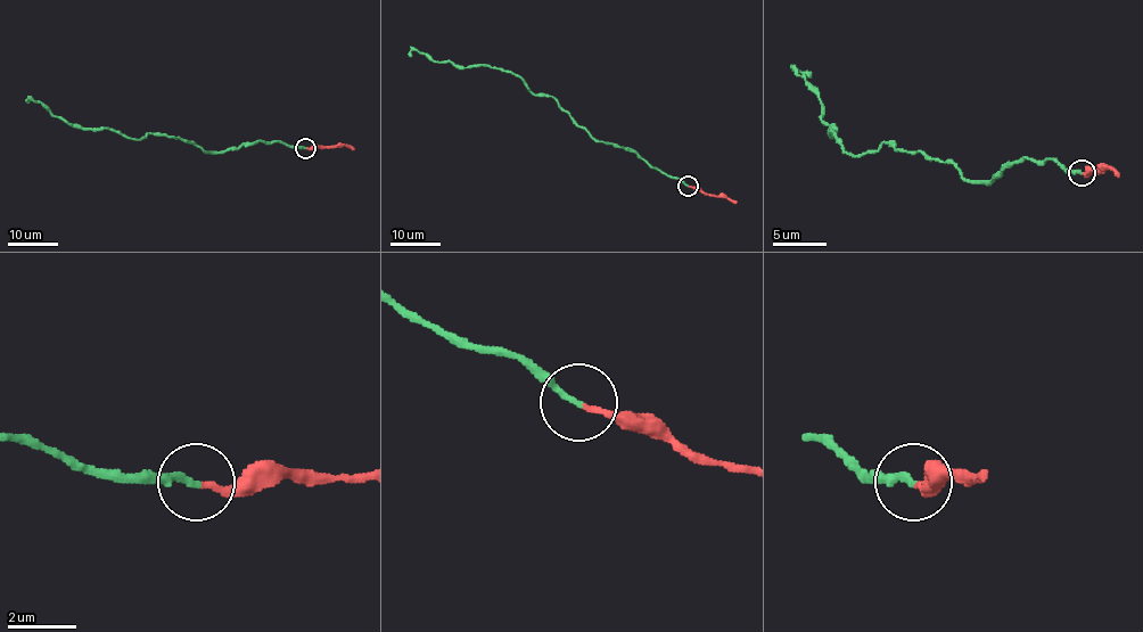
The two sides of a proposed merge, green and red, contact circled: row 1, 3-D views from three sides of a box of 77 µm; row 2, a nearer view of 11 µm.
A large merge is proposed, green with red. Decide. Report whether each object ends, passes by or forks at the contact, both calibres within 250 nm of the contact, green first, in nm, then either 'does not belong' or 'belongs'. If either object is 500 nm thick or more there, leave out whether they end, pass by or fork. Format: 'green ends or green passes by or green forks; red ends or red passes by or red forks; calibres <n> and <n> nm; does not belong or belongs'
green ends; red ends; calibres 190 and 180 nm; does not belong

